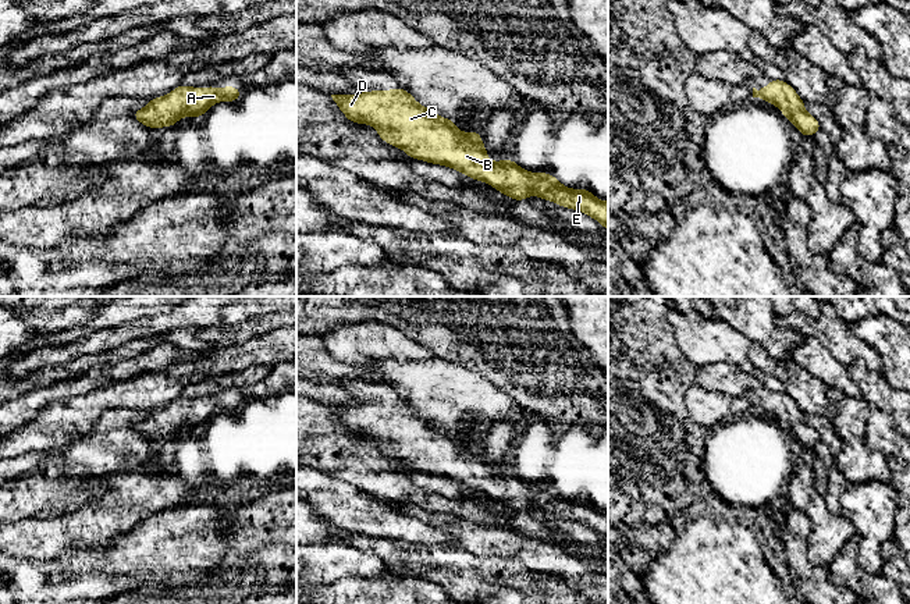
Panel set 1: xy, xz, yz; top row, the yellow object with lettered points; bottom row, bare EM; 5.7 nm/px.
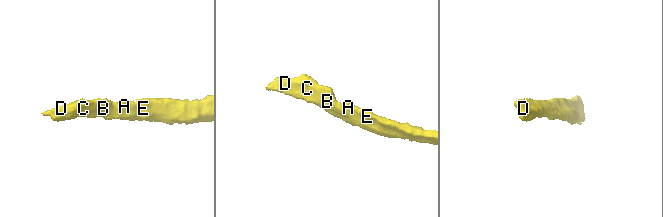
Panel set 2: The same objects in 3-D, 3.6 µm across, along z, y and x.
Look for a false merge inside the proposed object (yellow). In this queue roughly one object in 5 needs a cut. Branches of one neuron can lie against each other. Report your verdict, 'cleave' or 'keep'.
keep

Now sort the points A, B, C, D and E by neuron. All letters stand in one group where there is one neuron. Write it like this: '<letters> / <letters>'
A B C D E

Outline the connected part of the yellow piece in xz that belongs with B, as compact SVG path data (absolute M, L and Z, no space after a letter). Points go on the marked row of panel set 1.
M402 88L356 95L331 95L331 97L351 122L373 125L384 142L405 150L410 159L451 167L476 181L484 181L513 200L525 200L529 195L534 195L562 207L579 210L600 221L608 231L608 202L597 199L589 189L569 189L548 173L529 173L512 159L488 161L488 152L484 149L479 132L463 134L456 128L454 120L442 118L433 110L423 107Z

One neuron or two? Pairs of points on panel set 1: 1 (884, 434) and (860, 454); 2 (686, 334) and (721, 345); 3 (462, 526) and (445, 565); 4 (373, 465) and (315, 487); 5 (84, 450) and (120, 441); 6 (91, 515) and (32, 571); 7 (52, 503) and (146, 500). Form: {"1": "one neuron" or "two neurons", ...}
{"1": "two neurons", "2": "one neuron", "3": "two neurons", "4": "two neurons", "5": "one neuron", "6": "two neurons", "7": "two neurons"}

